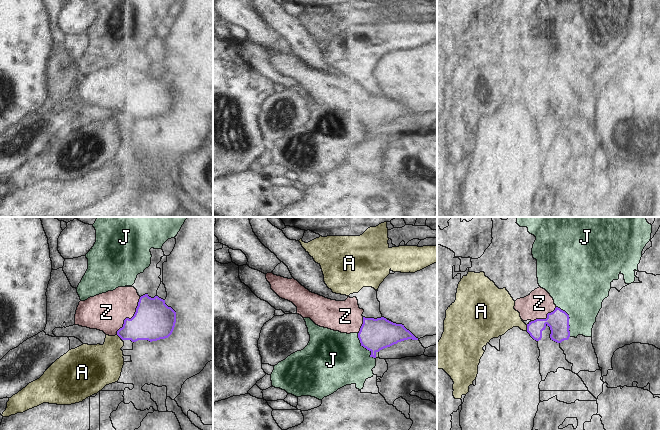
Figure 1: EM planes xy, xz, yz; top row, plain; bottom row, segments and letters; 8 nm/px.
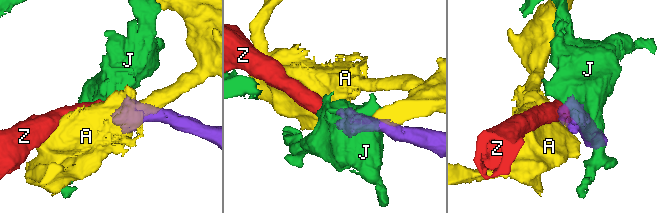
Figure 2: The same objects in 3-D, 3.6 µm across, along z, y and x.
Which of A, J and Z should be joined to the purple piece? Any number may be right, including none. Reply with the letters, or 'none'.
Z

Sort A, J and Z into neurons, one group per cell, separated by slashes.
A / J / Z

